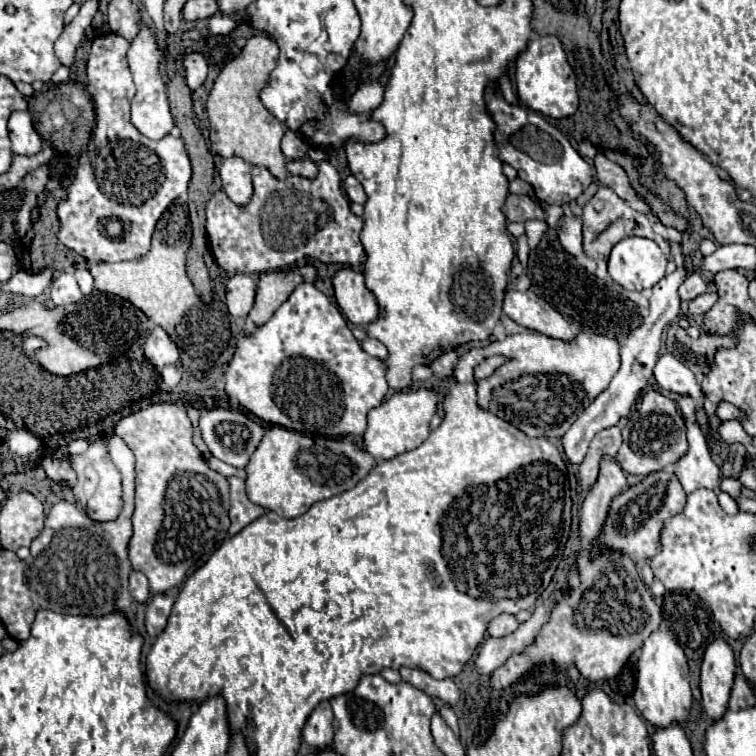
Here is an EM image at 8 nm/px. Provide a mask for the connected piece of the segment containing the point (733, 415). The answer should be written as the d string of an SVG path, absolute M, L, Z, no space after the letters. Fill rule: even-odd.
M721 403L721 405L717 407L717 415L719 415L719 419L729 421L729 419L737 419L737 417L741 417L741 411L739 411L737 407L729 405L729 403Z

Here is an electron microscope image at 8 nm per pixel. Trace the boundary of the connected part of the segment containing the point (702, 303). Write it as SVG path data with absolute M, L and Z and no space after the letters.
M709 289L707 293L703 293L703 295L699 295L697 299L689 301L689 311L691 311L693 315L703 315L703 313L707 313L707 311L717 303L717 299L719 299L717 291L715 291L715 289Z

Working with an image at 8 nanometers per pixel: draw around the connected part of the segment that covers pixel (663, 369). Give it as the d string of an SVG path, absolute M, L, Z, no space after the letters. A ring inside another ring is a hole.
M665 353L659 357L655 365L655 379L657 383L677 395L691 395L693 399L703 399L701 387L693 375L691 369L687 369L679 359L675 359L671 353Z

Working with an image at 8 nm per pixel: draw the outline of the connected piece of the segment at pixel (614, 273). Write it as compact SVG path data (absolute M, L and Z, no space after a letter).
M627 237L609 255L609 275L629 291L655 287L665 277L665 265L667 257L659 245L645 237Z

